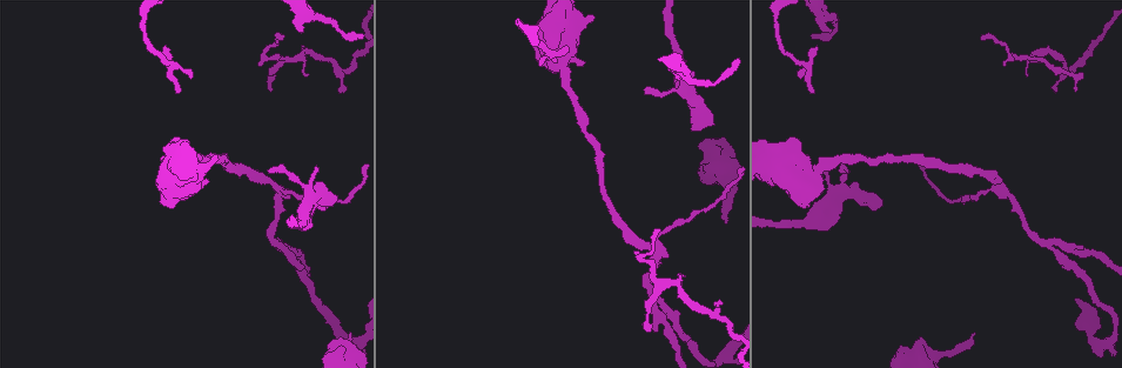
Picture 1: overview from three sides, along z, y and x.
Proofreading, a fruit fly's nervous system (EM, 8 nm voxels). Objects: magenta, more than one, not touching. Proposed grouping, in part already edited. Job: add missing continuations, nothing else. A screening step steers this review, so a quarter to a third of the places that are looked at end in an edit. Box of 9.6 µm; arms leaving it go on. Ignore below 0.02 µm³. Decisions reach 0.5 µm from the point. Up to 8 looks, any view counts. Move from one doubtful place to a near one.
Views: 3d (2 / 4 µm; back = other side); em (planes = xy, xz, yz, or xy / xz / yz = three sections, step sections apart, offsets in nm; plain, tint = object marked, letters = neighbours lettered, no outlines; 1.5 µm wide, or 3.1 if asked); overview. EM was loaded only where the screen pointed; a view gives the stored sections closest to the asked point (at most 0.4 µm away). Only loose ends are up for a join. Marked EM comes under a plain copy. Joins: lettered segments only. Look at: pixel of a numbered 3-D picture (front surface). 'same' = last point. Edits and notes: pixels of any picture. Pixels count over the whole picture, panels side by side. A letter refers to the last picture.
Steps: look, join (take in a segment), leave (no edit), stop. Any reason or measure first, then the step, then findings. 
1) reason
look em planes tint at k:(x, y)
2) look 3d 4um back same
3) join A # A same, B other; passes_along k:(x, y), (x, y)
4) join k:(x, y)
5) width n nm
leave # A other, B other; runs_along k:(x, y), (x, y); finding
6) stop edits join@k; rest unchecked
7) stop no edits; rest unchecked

thin end
look em planes letters at 1:(657, 229)

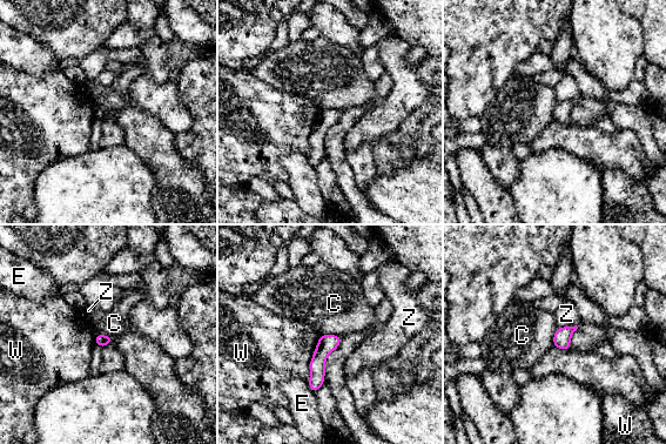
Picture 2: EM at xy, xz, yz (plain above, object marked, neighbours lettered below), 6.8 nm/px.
leave # C other, E other, W other, Z other; border 2:(95, 334), (107, 334), (113, 340); none of them fits

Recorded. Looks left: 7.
look 3d 4um at 1:(301, 30)

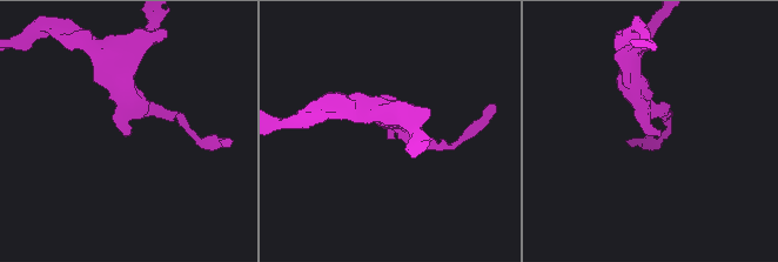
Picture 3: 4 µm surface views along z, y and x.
need the tissue
look em planes letters at 3:(660, 135)

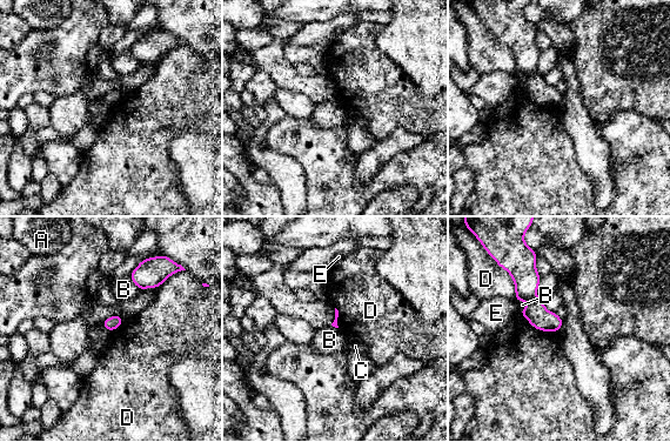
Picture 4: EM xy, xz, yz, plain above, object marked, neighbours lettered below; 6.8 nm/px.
leave # A other, B other, C other, D other, E other; runs_along 4:(524, 269), (535, 307), (556, 328); none of them fits

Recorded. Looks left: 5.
thin end
look 3d 2um at 1:(269, 173)

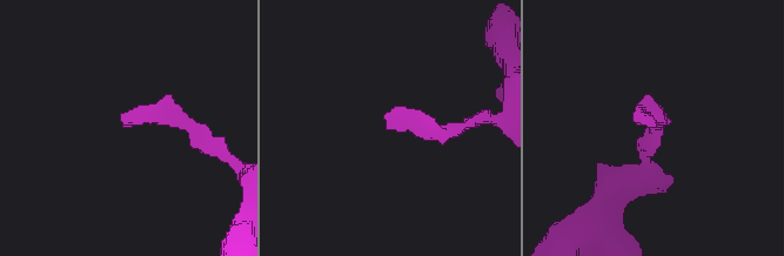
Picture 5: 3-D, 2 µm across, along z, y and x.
now the EM
look em planes letters at 5:(122, 123)

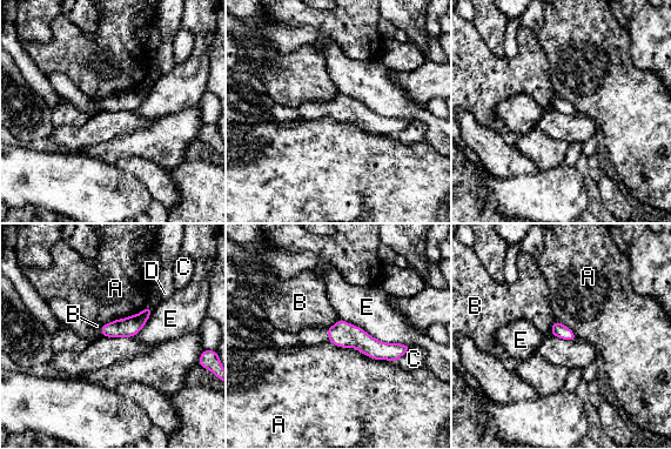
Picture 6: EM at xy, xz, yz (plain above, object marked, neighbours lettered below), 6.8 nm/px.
width 100 nm
leave # A other, B other, C other, D other, E other; border 6:(329, 341), (395, 362); none of them fits

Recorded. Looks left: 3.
stop no edits; rest unchecked

